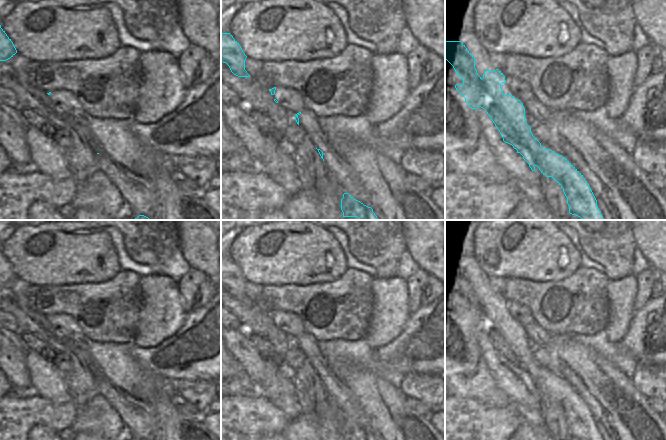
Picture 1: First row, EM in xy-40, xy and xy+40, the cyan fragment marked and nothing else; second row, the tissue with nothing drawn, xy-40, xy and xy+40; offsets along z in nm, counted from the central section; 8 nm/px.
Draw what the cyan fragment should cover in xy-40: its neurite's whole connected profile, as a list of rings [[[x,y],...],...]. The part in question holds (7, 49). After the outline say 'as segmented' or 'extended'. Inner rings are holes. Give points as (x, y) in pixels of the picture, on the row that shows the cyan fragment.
[[[0,25],[0,61],[6,61],[13,57],[17,50]]] | as segmented

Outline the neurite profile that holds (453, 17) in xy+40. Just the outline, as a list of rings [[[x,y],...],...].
[[[458,5],[445,13],[445,41],[461,41],[459,30],[467,5]]]

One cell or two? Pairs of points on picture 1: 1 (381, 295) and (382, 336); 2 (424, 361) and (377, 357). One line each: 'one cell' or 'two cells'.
1: one cell
2: one cell

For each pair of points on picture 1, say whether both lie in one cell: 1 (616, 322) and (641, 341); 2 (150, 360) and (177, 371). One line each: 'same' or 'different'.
1: different
2: same

